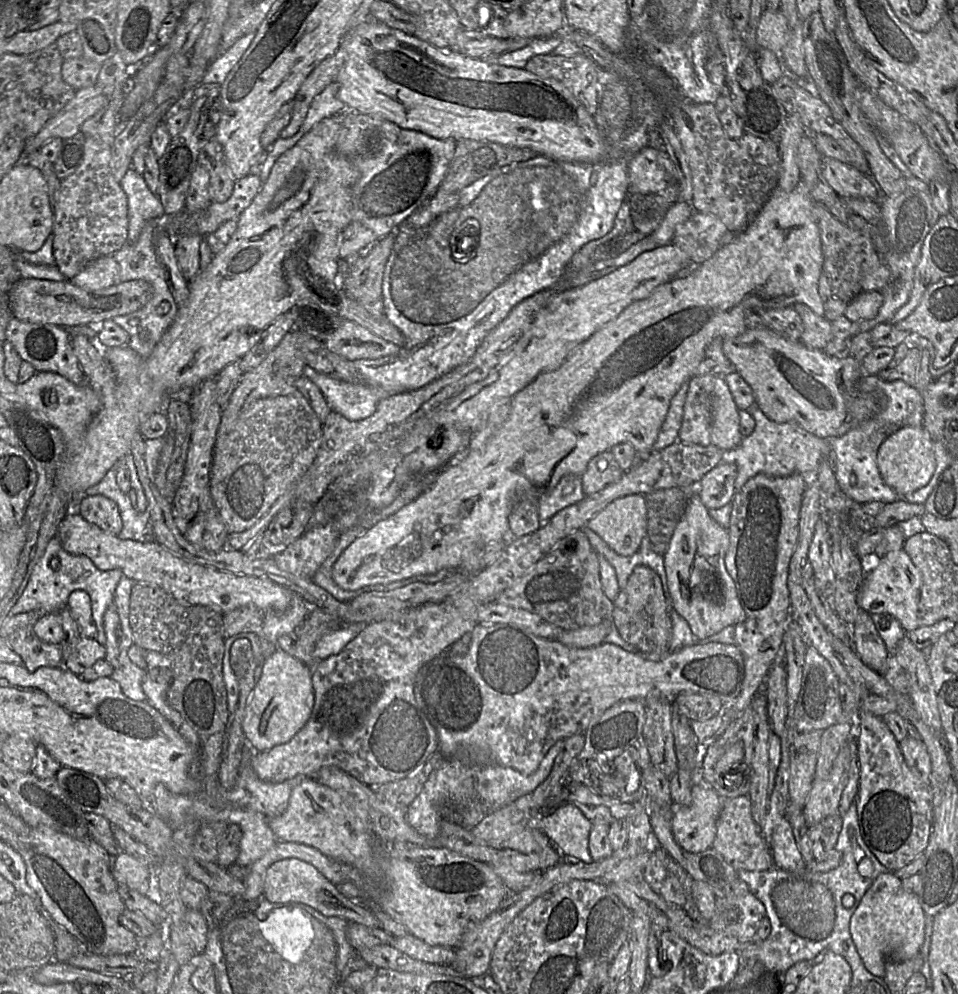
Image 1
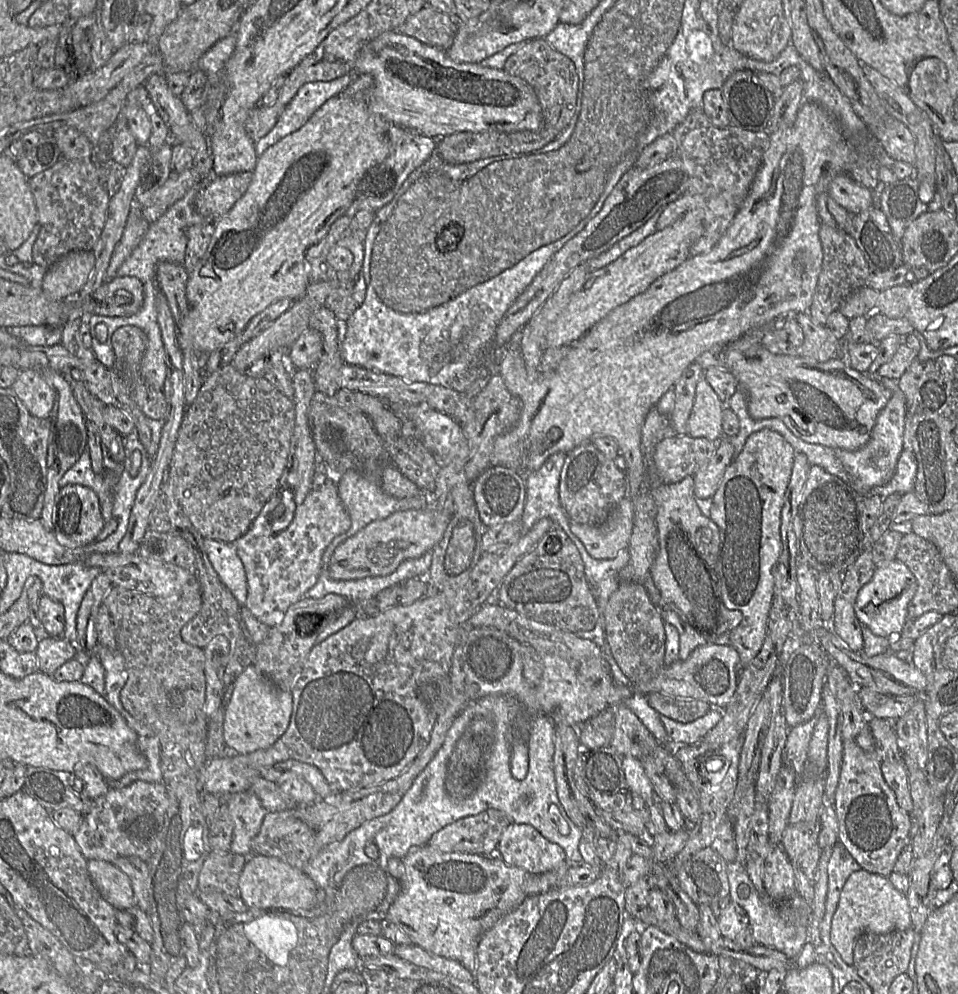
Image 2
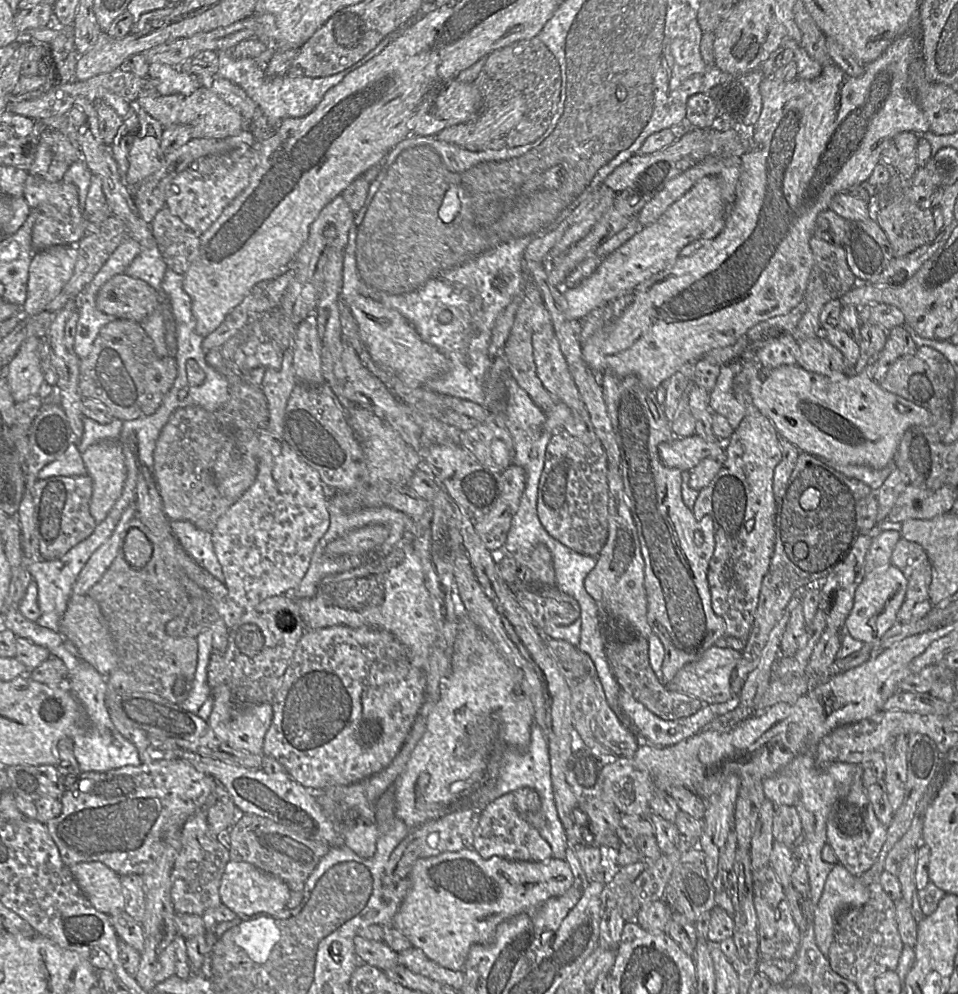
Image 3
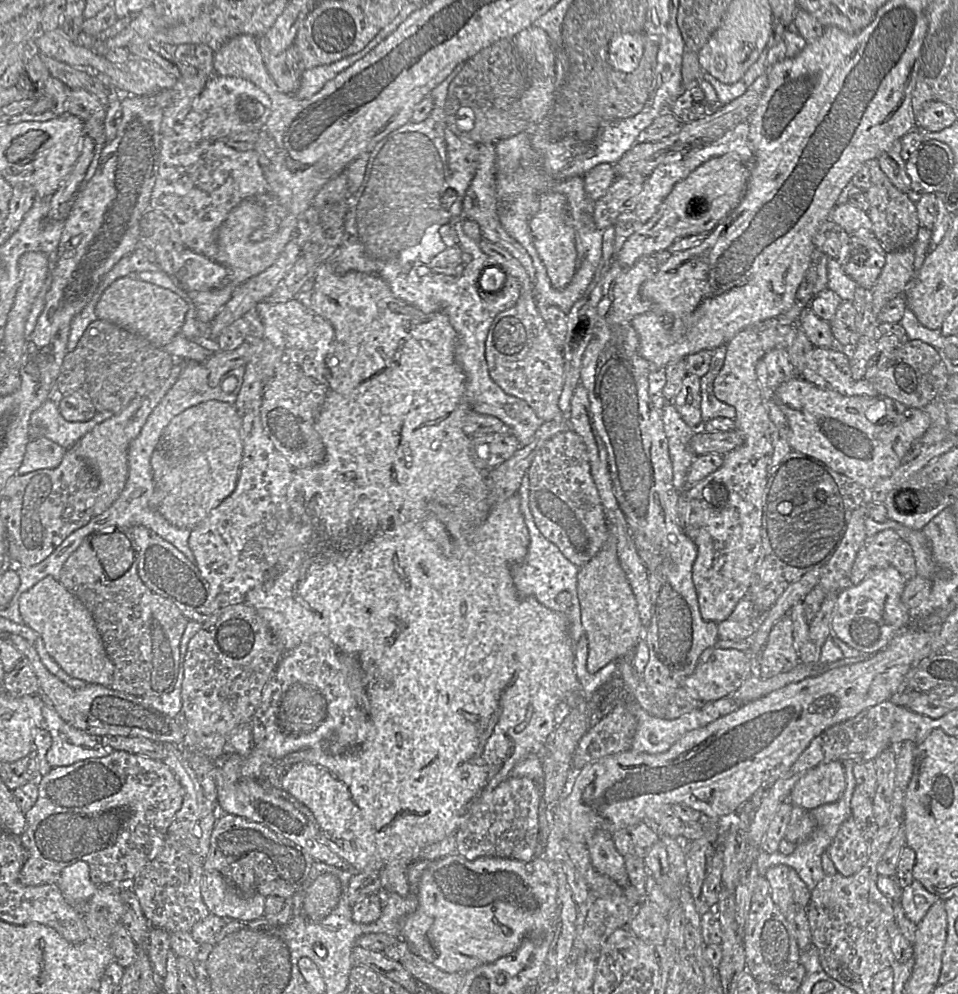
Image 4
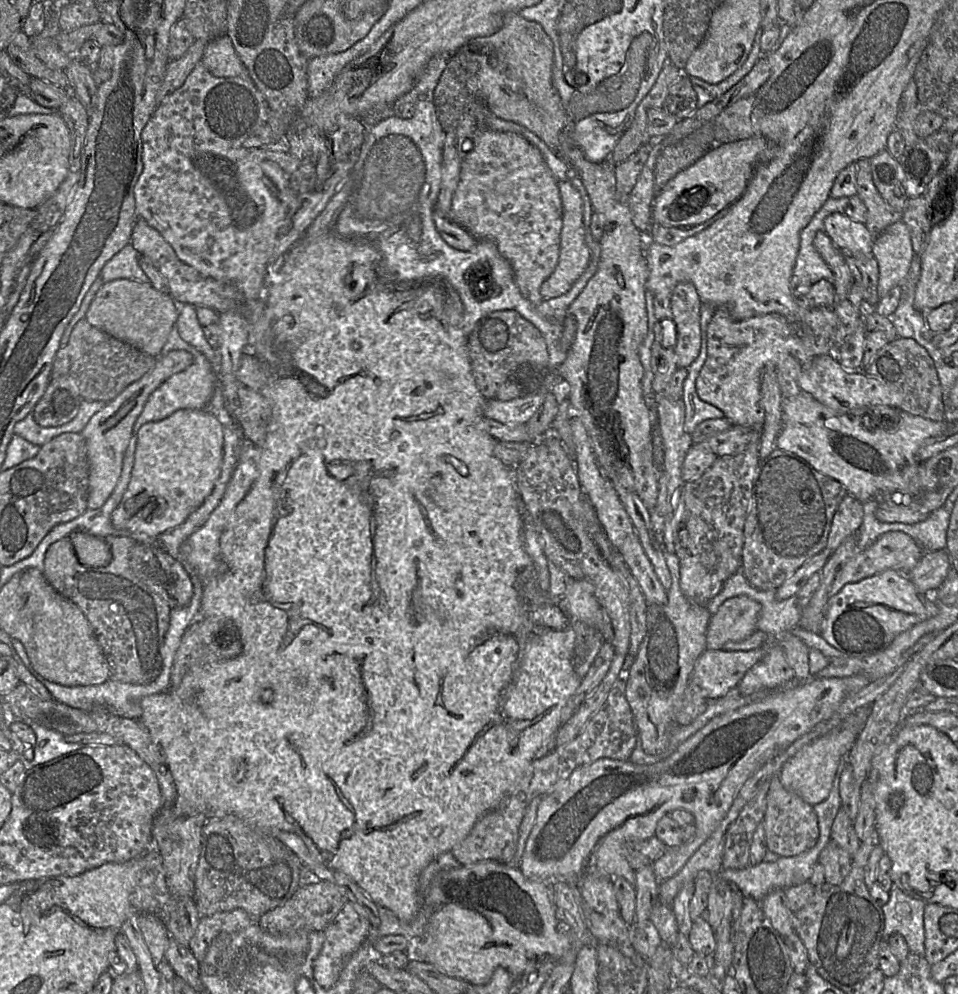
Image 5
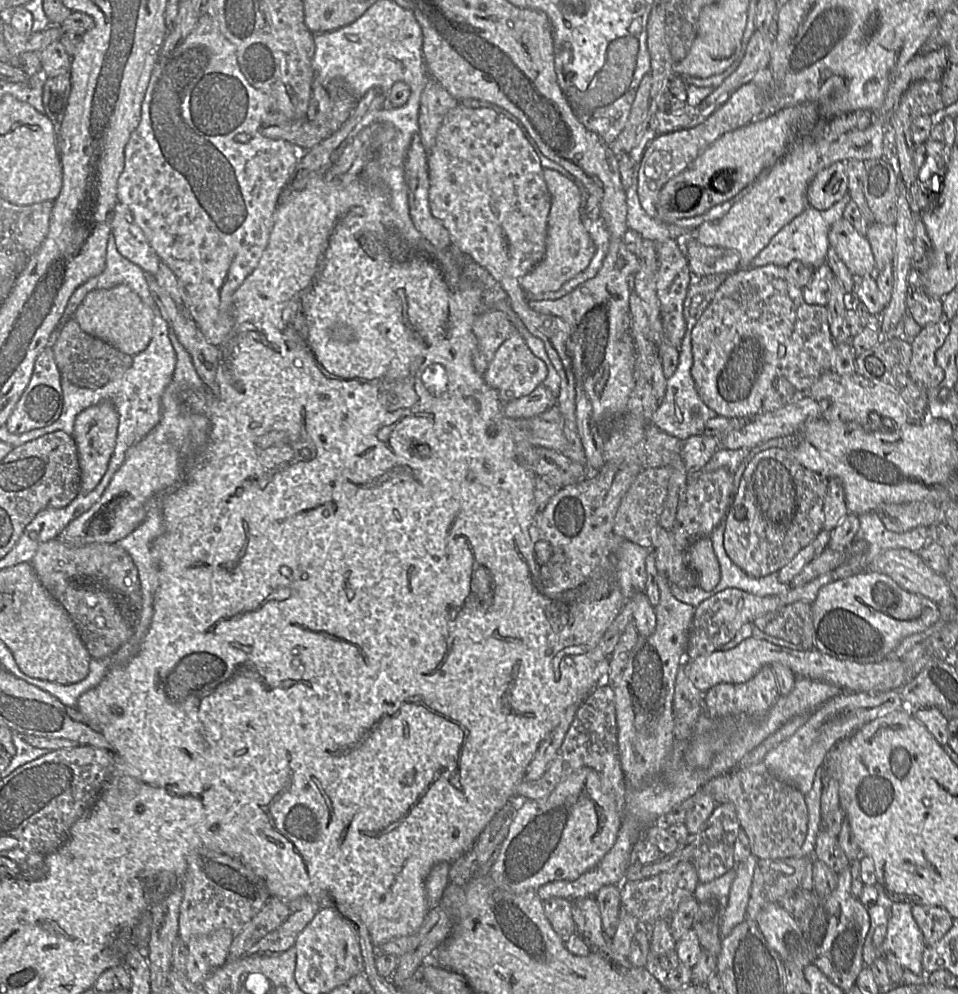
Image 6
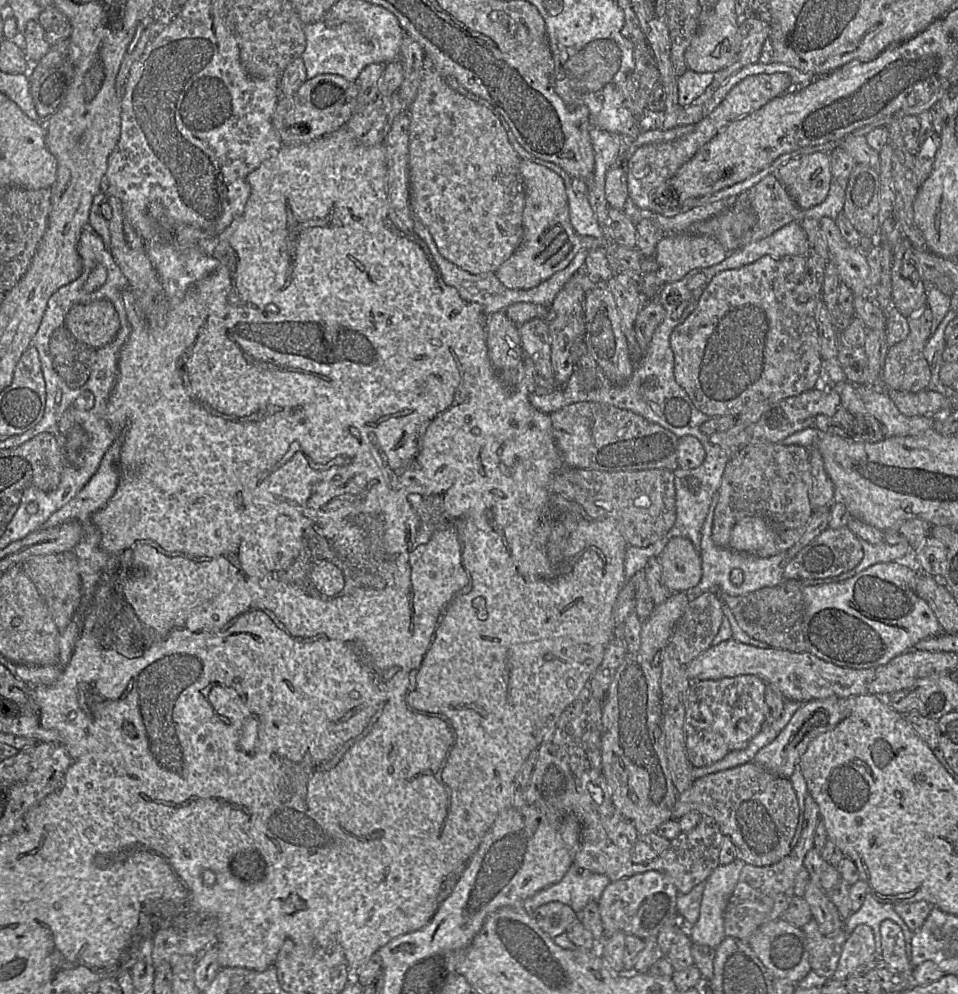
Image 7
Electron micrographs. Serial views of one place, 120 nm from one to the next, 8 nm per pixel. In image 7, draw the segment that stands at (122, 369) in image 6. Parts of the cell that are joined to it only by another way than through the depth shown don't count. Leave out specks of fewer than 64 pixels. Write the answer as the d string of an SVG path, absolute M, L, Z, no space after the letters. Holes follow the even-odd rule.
M62 327L51 338L50 352L54 368L69 387L79 388L87 382L95 358L93 348L79 342L66 327Z

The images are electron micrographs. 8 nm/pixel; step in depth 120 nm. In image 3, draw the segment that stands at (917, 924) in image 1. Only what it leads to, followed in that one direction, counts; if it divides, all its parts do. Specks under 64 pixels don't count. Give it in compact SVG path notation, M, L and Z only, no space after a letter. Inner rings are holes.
M837 864L830 872L812 916L816 942L825 956L834 940L838 916L844 910L862 907L869 897L870 892L859 877L849 873L842 865Z

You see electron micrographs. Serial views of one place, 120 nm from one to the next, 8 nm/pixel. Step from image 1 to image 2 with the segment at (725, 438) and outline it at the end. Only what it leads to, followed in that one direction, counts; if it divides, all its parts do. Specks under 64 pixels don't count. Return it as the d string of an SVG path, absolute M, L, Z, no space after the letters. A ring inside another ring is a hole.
M705 379L696 386L694 405L687 423L687 435L719 441L724 437L722 413L725 404Z

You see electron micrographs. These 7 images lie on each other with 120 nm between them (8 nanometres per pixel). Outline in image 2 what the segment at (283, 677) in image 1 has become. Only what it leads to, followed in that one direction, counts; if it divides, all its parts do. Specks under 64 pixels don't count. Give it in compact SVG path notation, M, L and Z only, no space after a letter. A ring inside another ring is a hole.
M247 666L225 691L223 736L227 747L248 754L275 743L289 726L293 699L289 690L272 684L254 666Z

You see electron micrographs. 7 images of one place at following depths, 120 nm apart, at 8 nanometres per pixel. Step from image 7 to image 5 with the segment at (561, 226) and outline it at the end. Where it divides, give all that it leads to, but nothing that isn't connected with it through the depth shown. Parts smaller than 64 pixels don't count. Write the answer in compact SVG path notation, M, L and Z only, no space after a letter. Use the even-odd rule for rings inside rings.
M569 181L557 182L563 207L560 254L553 273L541 284L540 294L544 299L554 298L567 292L584 272L590 261L590 250L585 241L583 223L583 200L579 191Z

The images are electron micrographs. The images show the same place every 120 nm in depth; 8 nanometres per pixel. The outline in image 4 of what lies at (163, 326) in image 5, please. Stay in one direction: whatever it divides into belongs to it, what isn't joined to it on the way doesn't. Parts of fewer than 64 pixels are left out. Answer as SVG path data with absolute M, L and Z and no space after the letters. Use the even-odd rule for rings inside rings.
M135 275L115 280L104 291L96 306L99 320L109 321L161 349L181 333L187 311L188 303L175 292L141 281Z

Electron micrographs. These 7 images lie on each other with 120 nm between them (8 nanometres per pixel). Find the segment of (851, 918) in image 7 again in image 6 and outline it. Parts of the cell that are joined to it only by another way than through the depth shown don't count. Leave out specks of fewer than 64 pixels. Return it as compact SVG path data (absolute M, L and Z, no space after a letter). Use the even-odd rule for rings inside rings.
M879 894L876 904L867 909L870 930L885 925L886 934L880 946L882 956L893 953L904 969L922 974L922 956L926 946L923 935L912 915L912 905L889 900Z

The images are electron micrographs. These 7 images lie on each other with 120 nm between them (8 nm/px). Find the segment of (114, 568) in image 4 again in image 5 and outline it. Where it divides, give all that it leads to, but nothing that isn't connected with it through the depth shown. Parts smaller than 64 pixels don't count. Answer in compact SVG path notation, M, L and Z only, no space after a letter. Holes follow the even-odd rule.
M76 533L68 537L74 543L82 564L90 567L101 567L111 561L111 550L103 537L89 533Z

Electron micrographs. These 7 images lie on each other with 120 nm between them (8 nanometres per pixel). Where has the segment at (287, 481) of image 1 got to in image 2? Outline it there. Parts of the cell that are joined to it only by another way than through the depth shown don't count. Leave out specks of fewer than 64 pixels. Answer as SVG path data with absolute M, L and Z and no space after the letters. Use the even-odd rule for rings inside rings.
M232 364L221 367L210 373L202 384L195 400L187 404L175 449L167 474L166 482L172 481L175 497L192 526L205 538L218 539L224 542L235 542L251 528L252 523L259 516L267 502L279 489L280 478L289 462L289 451L292 431L295 422L295 408L293 399L282 393L275 383L262 377L253 376L251 372L240 372Z

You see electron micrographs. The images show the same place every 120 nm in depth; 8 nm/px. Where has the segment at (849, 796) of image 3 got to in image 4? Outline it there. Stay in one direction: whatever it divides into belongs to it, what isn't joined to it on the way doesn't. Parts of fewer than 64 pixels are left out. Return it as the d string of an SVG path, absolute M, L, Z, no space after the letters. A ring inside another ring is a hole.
M850 817L840 826L827 848L836 872L844 877L857 873L867 862L870 839L866 838Z

